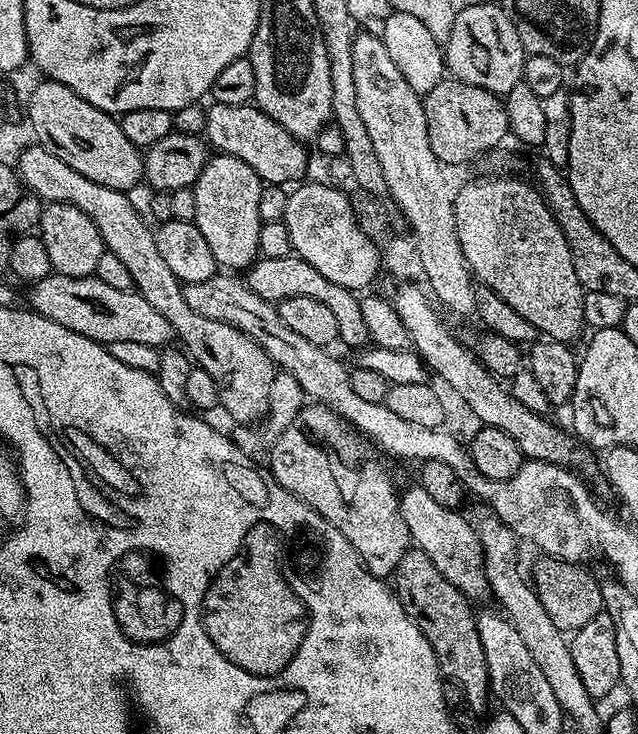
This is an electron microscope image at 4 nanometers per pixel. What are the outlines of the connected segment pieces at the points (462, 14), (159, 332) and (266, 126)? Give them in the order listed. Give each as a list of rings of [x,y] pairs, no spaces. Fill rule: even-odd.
[[[499,3],[468,4],[465,8],[461,7],[454,18],[454,30],[450,30],[450,38],[442,47],[447,71],[455,79],[470,86],[478,86],[482,90],[490,90],[497,94],[507,94],[523,81],[526,53],[518,38],[518,30],[514,30],[514,22],[510,22],[510,18]]]
[[[53,274],[35,281],[28,292],[31,311],[74,330],[105,346],[114,342],[142,342],[151,348],[163,349],[173,339],[172,327],[142,294],[134,290],[117,290],[106,286],[94,274],[90,276],[61,276]]]
[[[209,103],[203,135],[217,153],[246,162],[246,166],[250,166],[250,170],[254,170],[254,174],[258,174],[264,184],[284,186],[290,180],[299,181],[307,170],[310,157],[309,150],[304,149],[307,147],[294,138],[290,130],[278,126],[278,122],[274,122],[274,118],[267,116],[255,103],[238,106]]]

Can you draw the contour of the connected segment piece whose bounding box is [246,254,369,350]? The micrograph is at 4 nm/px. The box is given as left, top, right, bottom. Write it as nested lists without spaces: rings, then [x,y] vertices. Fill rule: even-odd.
[[[298,255],[286,258],[260,258],[246,272],[248,288],[258,294],[258,298],[279,302],[286,298],[315,298],[324,303],[330,314],[334,314],[334,322],[338,322],[338,340],[342,345],[359,350],[369,343],[366,322],[362,322],[362,310],[357,293],[350,288],[338,286],[338,282],[330,282],[330,278],[322,278],[310,262],[306,262]]]

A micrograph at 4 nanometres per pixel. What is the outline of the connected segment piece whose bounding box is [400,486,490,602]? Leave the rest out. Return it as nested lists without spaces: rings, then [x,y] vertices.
[[[421,486],[400,492],[402,522],[406,522],[411,543],[420,548],[434,562],[438,574],[446,578],[471,601],[489,599],[490,589],[484,569],[484,547],[476,533],[476,524],[463,516],[463,511],[447,509],[434,502]]]

